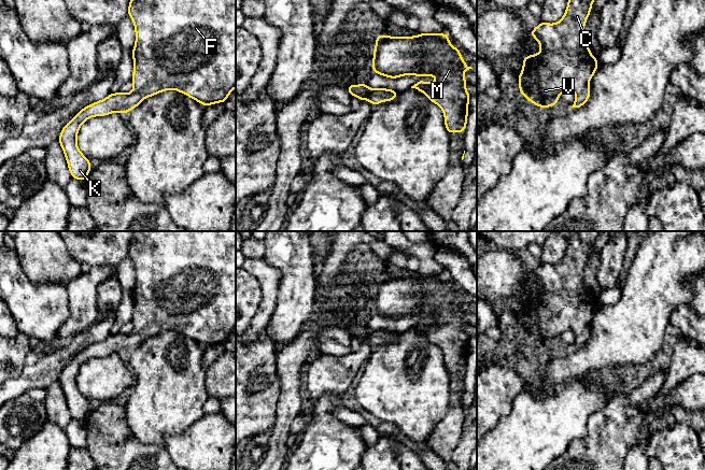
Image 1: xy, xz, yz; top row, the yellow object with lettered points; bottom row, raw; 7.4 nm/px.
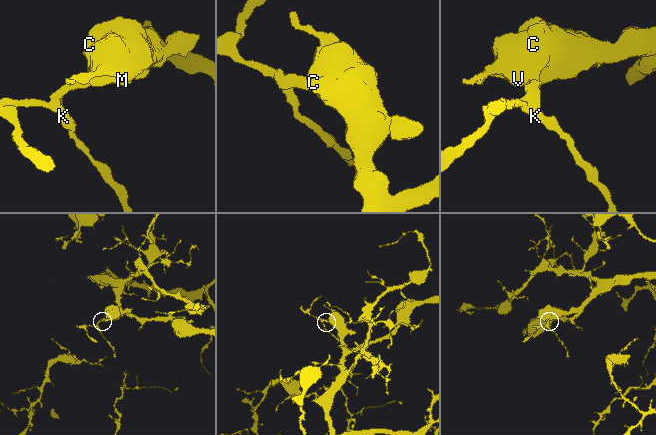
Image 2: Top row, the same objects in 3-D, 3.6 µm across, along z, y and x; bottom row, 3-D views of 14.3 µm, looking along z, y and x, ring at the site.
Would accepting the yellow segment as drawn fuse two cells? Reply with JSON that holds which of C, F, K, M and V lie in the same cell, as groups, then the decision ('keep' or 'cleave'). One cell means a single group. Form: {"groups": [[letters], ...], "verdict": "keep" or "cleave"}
{"groups": [["C", "F", "K", "M", "V"]], "verdict": "keep"}

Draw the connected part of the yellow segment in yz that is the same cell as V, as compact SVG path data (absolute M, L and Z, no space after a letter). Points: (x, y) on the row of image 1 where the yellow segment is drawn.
M568 0L567 9L562 19L556 24L540 24L531 31L531 35L535 38L541 51L537 55L527 55L522 63L523 70L519 74L520 92L535 105L539 108L550 108L558 104L559 96L567 88L572 88L575 94L575 102L572 108L582 106L591 96L589 82L597 70L597 57L591 55L590 48L583 39L583 29L587 18L592 10L593 0Z

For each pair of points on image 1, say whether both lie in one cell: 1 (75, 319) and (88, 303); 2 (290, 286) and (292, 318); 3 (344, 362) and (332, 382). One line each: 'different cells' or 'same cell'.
1: same cell
2: same cell
3: same cell

